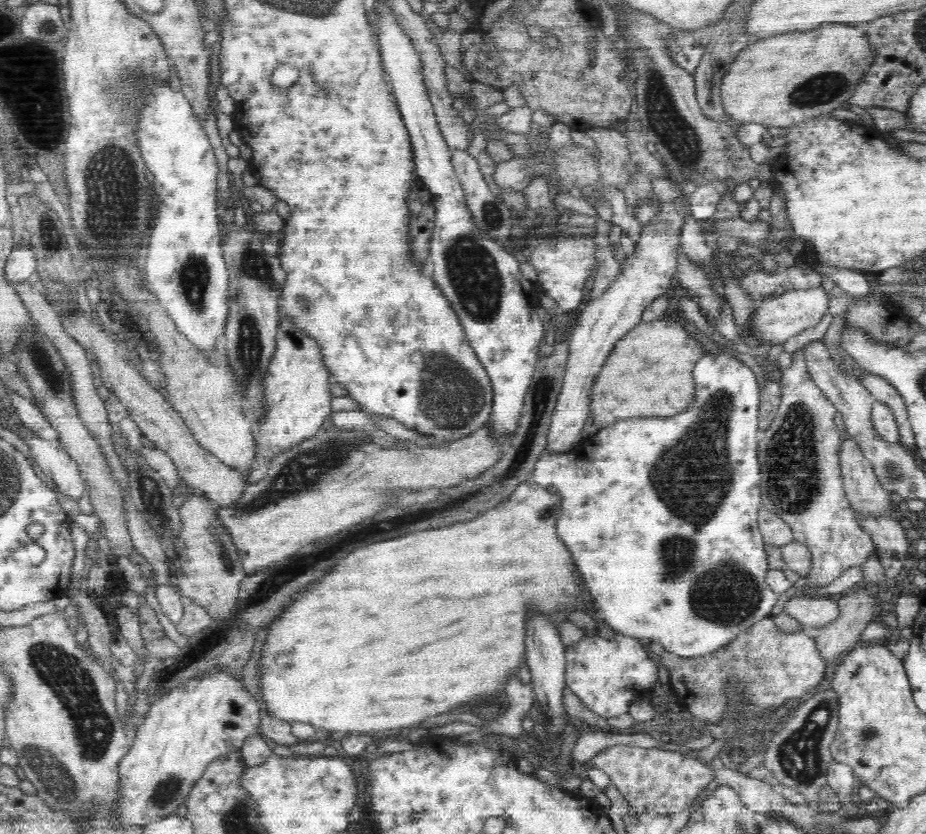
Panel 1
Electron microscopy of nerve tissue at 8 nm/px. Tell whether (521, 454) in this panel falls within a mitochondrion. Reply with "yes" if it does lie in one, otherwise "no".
yes

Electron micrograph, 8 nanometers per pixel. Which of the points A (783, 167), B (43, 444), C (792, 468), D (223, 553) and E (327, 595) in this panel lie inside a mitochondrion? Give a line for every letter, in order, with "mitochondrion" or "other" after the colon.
A: other
B: other
C: mitochondrion
D: mitochondrion
E: other

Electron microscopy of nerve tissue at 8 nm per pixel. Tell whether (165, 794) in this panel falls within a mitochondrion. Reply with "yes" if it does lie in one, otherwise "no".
yes

